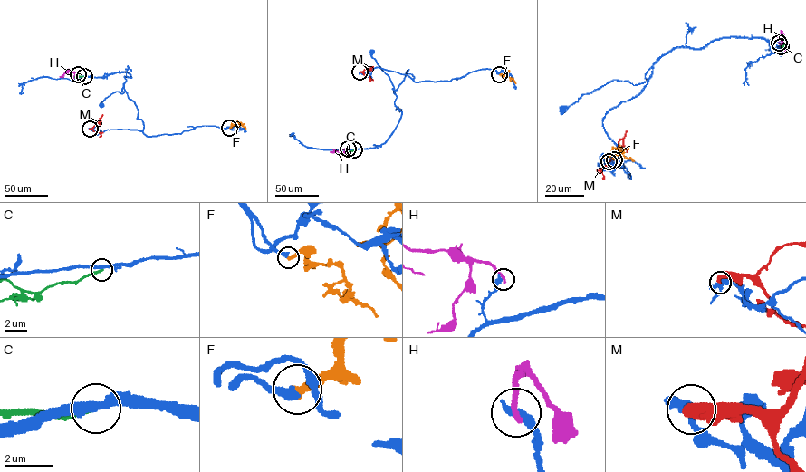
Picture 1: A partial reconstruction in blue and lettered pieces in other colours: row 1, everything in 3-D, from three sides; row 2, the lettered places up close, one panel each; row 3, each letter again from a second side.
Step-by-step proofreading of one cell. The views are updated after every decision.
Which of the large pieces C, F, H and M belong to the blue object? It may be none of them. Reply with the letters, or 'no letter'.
F

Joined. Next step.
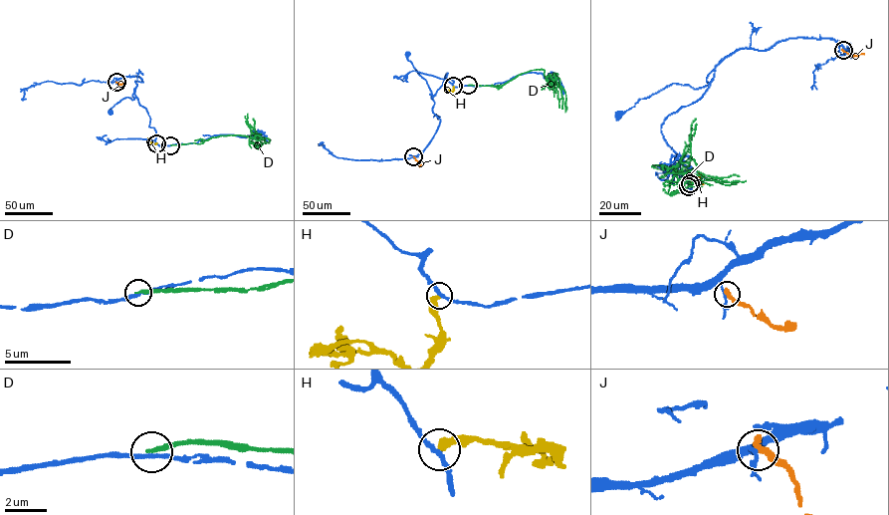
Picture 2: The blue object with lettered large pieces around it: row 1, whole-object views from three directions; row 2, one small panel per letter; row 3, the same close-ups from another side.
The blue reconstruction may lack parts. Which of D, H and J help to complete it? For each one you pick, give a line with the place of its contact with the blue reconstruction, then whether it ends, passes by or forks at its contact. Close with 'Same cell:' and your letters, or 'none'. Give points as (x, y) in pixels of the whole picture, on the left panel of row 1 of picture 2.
Same cell: none

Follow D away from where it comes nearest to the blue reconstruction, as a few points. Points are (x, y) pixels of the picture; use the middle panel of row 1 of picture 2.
D: (468, 85), (501, 88), (523, 73), (543, 69), (545, 77), (555, 74), (559, 79), (565, 94), (564, 112)

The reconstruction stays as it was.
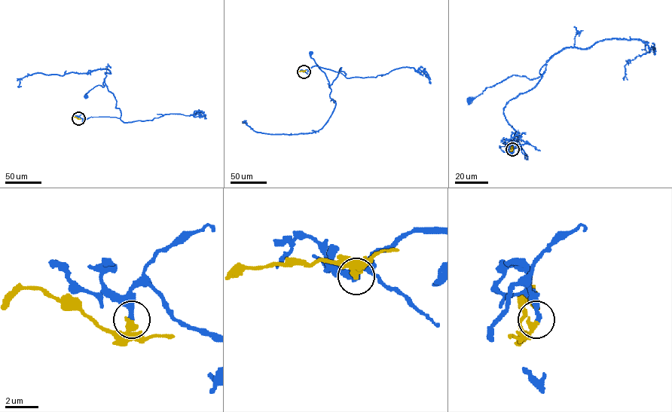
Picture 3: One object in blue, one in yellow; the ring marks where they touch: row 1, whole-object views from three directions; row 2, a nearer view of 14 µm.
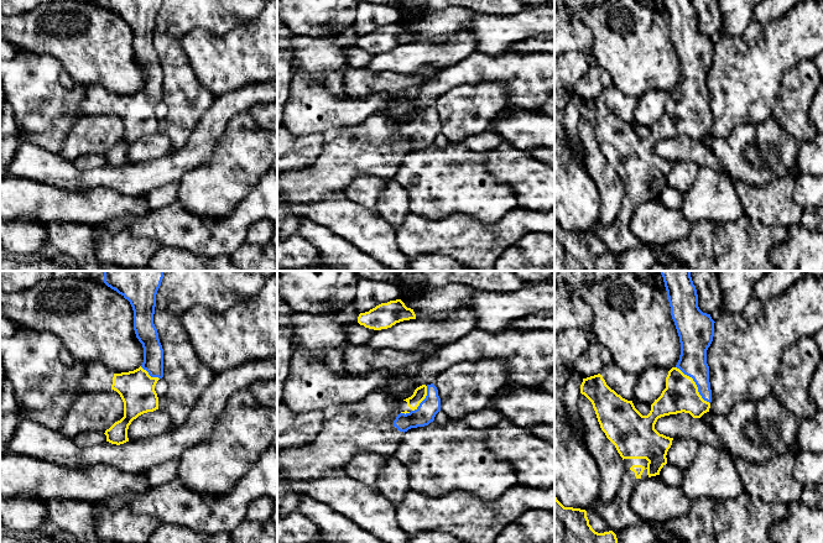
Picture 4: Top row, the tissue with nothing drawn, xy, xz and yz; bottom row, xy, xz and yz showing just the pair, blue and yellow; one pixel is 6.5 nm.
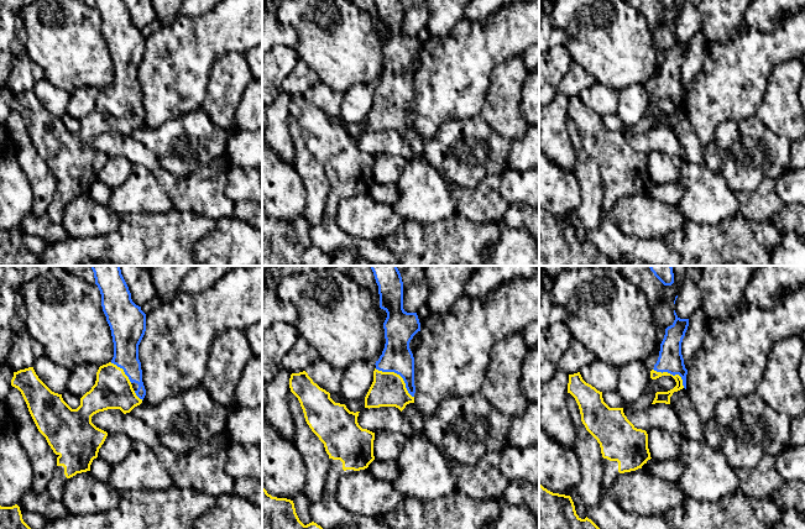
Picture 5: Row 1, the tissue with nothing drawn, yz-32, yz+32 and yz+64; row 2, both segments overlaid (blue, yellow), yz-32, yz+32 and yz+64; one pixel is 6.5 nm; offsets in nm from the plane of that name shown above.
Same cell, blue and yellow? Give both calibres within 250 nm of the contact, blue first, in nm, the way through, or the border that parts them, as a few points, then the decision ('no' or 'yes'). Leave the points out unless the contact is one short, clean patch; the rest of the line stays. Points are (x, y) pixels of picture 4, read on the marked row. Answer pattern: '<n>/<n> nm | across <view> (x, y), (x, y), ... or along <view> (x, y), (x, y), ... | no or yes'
180/220 nm | across yz (692, 361), (696, 384), (681, 395) | yes

